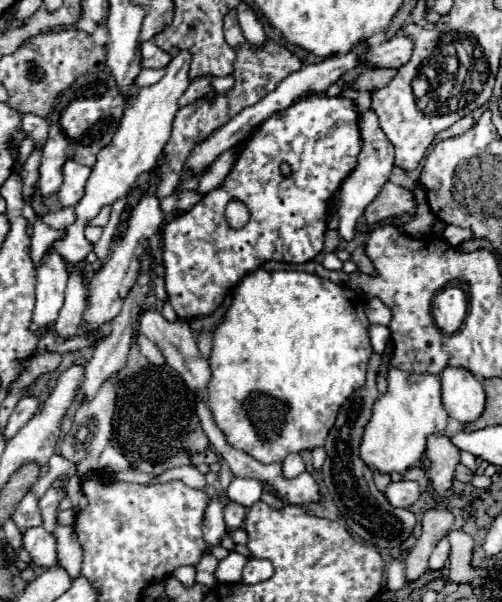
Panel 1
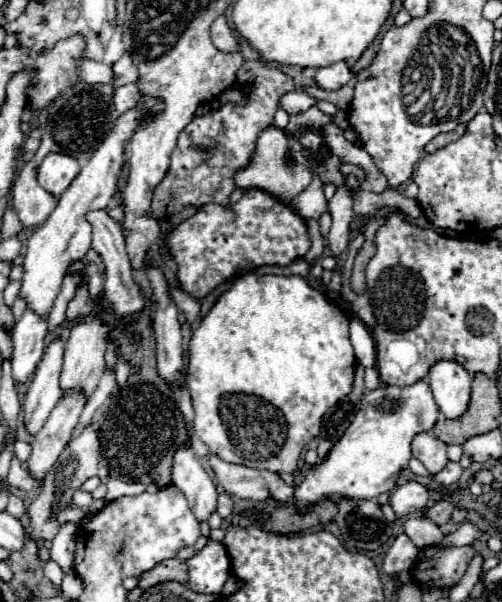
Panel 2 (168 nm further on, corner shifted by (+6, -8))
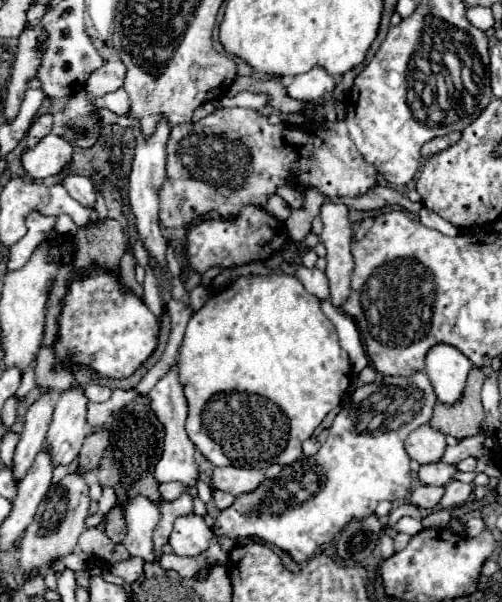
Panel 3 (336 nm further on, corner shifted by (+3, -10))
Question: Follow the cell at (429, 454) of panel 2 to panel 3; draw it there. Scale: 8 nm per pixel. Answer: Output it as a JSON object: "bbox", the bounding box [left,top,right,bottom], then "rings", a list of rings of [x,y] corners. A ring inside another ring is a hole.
{"bbox":[405,424,447,464],"rings":[[[429,424],[419,426],[413,430],[405,440],[405,450],[411,460],[417,460],[419,464],[433,464],[443,458],[443,452],[447,448],[445,434],[431,428]]]}

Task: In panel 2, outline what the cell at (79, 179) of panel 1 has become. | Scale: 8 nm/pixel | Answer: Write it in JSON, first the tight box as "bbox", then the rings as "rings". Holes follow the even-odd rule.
{"bbox":[36,152,80,198],"rings":[[[50,152],[46,154],[46,158],[40,162],[38,170],[36,170],[36,178],[38,184],[44,186],[48,192],[52,192],[56,198],[62,196],[62,192],[70,186],[70,182],[74,180],[74,176],[78,176],[80,166],[76,162],[76,158],[68,156],[68,154],[58,154],[58,152]]]}

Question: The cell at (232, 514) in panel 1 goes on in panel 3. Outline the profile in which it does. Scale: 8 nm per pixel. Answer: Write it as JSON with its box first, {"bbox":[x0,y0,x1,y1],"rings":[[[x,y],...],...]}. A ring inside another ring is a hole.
{"bbox":[213,490,235,510],"rings":[[[215,490],[215,492],[213,492],[213,502],[215,502],[215,506],[217,506],[219,510],[225,510],[225,508],[229,508],[229,506],[235,502],[235,498],[233,498],[231,494],[227,494],[227,492]]]}

